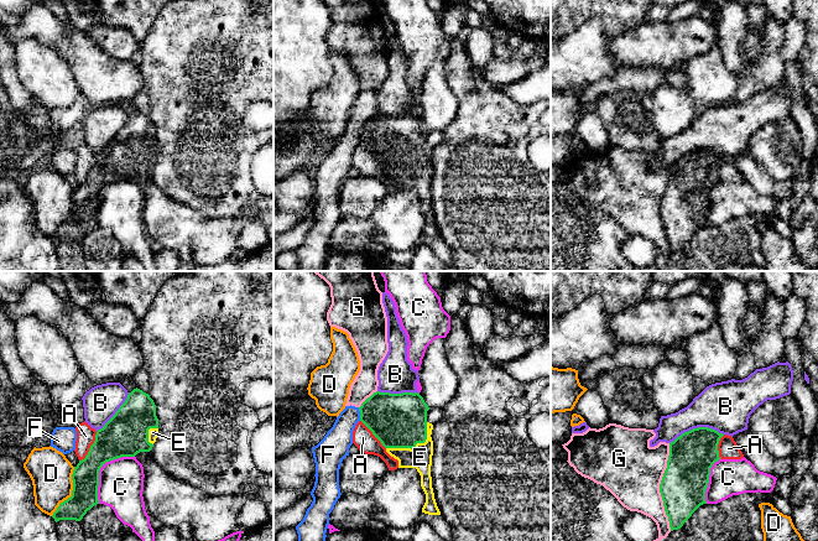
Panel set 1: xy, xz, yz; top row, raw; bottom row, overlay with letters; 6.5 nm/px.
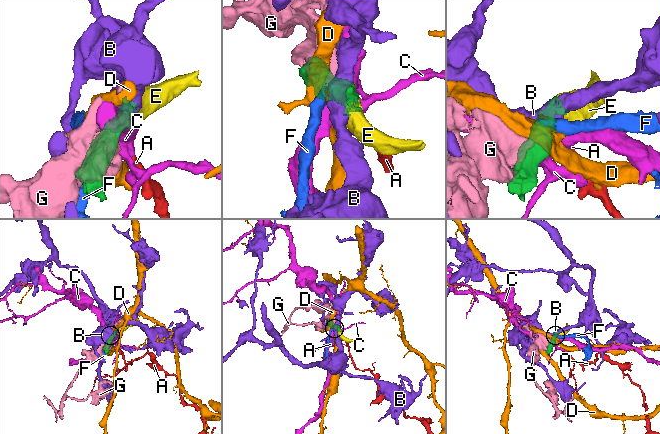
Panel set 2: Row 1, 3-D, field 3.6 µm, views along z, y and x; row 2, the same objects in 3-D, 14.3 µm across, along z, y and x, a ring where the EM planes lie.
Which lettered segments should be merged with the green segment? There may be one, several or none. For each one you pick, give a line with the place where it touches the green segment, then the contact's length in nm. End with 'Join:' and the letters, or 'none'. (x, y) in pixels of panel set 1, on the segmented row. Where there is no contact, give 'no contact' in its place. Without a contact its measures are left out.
E: contact xz (415, 446); length 320 nm
Join: E

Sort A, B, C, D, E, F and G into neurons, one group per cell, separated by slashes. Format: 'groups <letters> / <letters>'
groups A F G / B / C / D / E

